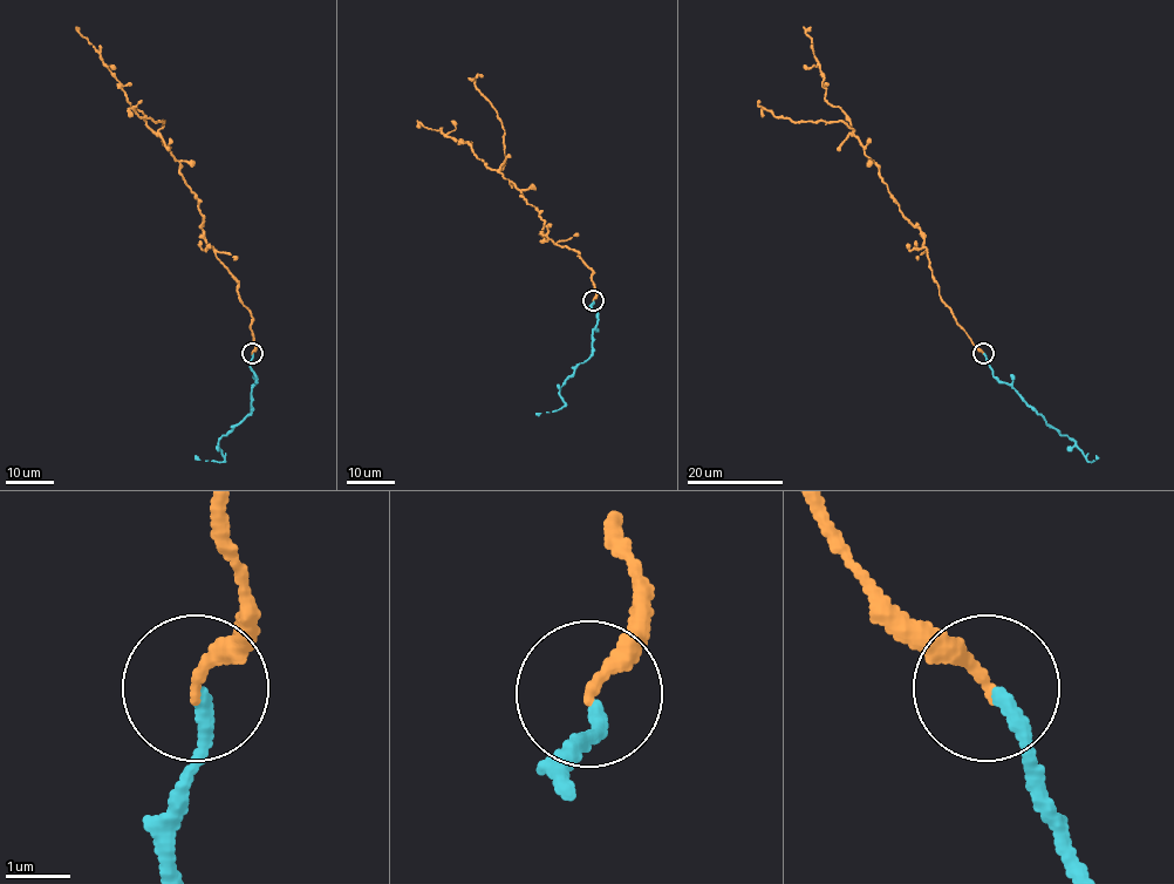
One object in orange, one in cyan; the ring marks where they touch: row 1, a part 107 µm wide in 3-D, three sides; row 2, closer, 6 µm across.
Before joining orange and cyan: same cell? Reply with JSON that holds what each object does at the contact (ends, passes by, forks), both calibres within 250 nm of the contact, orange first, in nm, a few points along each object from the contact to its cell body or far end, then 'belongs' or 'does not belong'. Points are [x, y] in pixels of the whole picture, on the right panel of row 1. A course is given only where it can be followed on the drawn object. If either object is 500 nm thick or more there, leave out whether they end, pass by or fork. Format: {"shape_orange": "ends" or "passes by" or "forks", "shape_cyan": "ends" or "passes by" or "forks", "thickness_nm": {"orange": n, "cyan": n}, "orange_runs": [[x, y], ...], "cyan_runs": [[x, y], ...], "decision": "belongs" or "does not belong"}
{"shape_orange": "ends", "shape_cyan": "ends", "thickness_nm": {"orange": 220, "cyan": 220}, "orange_runs": [[983, 353], [939, 293], [922, 232], [899, 209], [848, 117], [825, 99], [824, 74], [806, 32], [811, 26]], "cyan_runs": [[983, 353], [994, 376], [1008, 382], [1048, 424], [1071, 439], [1086, 461], [1094, 461], [1096, 456]], "decision": "belongs"}

